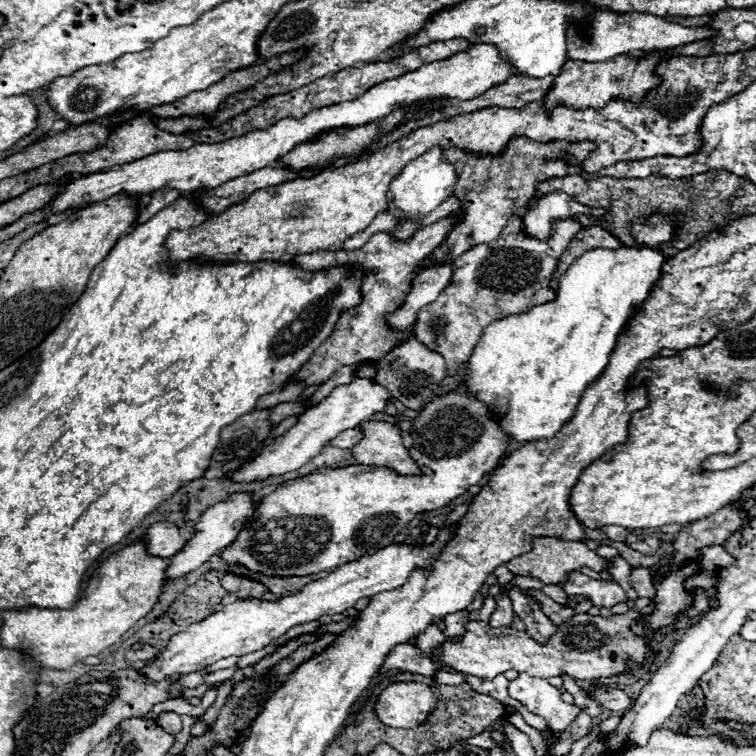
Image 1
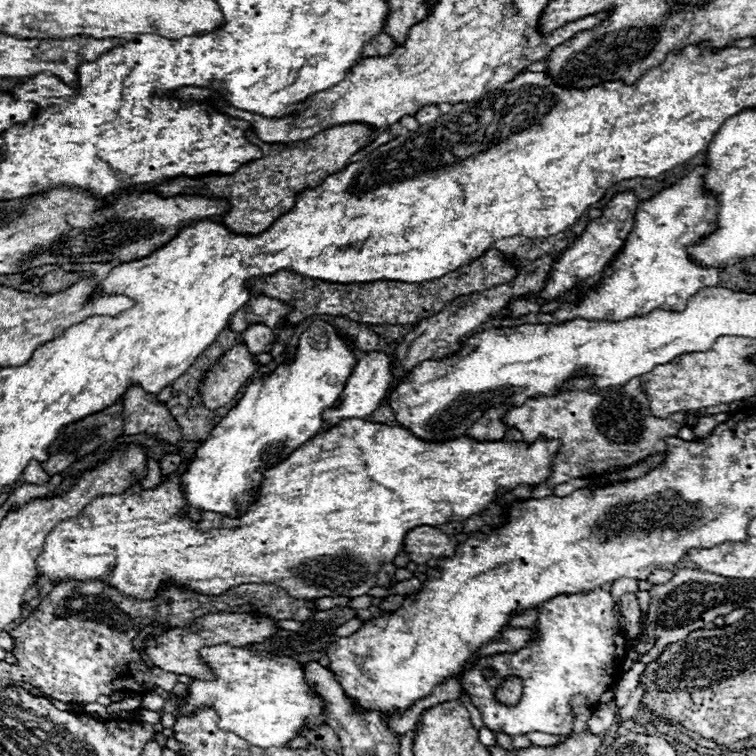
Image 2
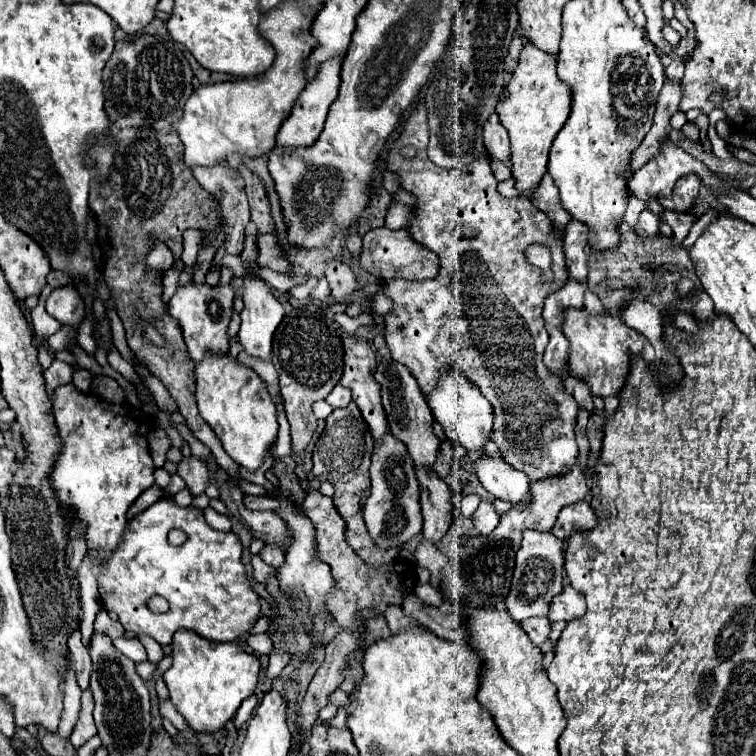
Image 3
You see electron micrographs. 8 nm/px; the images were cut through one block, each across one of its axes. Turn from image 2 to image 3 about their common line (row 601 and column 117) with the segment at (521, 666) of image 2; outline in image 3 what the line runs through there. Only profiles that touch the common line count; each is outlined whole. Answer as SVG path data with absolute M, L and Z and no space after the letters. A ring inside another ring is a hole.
M160 498L156 504L140 512L126 526L126 538L118 546L118 552L110 556L110 564L106 564L104 572L98 576L98 590L102 598L102 606L106 610L114 610L120 616L124 630L134 632L136 636L146 634L152 636L162 646L172 642L176 630L186 628L202 638L212 642L236 642L244 636L260 618L260 596L252 590L252 584L246 576L246 566L242 562L242 544L234 532L218 532L210 528L204 520L202 510L188 506L180 508L172 498ZM180 528L186 532L186 542L182 546L170 546L166 536L168 530ZM160 594L170 602L170 610L164 614L152 614L146 606L148 598Z

